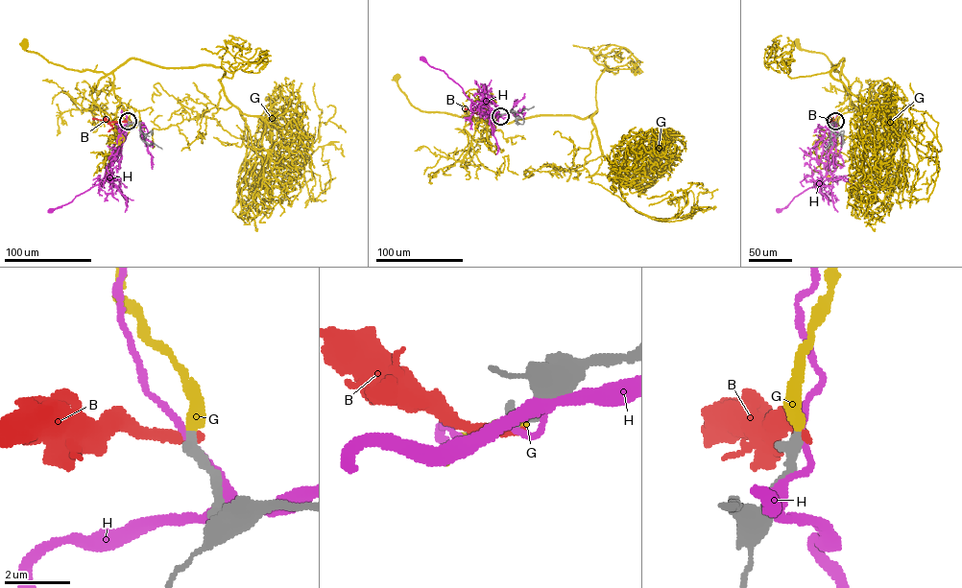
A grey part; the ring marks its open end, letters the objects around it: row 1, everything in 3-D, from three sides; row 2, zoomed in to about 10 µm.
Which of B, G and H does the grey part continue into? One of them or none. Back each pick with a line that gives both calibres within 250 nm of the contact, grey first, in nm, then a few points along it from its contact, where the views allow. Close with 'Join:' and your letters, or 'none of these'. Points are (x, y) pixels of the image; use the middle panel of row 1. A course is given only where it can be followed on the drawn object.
G: calibres 400 and 360 nm; course (500, 115), (494, 129), (489, 130), (482, 121), (420, 110), (401, 91), (396, 78)
Join: G

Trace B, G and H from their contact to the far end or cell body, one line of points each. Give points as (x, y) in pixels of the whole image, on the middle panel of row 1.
B: (500, 116), (492, 110), (476, 113), (465, 108)
G: (500, 115), (494, 129), (489, 130), (482, 121), (420, 110), (401, 91), (396, 78)
H: (500, 116), (496, 117), (497, 121), (491, 121), (474, 106), (457, 83), (422, 58)

